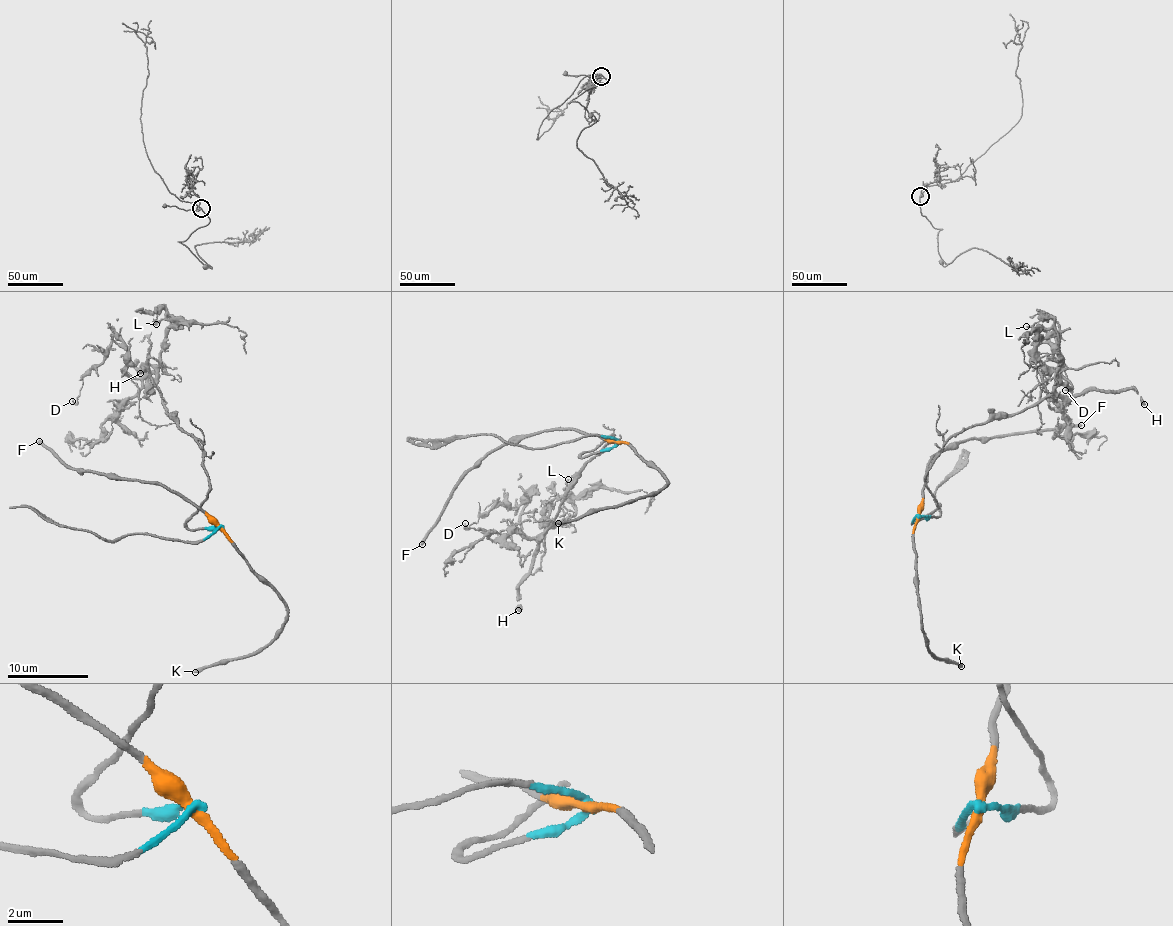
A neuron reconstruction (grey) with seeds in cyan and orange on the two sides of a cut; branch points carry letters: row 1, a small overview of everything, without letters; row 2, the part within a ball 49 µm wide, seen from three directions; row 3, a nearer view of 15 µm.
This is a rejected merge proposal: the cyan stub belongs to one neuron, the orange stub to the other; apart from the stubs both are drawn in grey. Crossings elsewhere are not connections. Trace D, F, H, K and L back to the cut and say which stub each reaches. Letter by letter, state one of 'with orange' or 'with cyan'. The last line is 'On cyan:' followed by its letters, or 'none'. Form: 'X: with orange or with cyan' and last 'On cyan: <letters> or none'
D: with cyan
F: with orange
H: with cyan
K: with orange
L: with cyan
On cyan: D, H, L

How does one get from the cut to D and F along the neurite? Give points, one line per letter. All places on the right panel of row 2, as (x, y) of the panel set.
D: (918, 515), (937, 517), (926, 471), (955, 434), (1069, 396), (1037, 346), (1058, 333), (1052, 356), (1065, 389)
F: (918, 515), (930, 462), (949, 445), (1081, 425)

